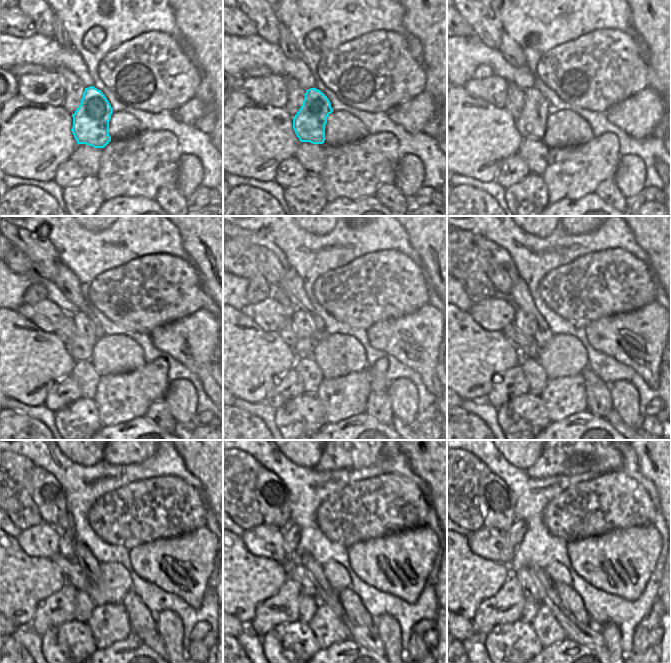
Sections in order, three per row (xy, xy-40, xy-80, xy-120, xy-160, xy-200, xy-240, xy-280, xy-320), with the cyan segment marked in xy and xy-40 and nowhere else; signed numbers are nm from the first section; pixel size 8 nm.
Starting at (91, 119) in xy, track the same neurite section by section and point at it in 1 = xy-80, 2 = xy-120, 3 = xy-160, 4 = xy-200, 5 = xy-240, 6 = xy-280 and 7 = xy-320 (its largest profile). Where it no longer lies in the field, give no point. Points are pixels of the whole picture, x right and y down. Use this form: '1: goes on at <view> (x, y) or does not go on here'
1: goes on at xy-80 (531, 123)
2: goes on at xy-120 (81, 347)
3: goes on at xy-160 (302, 322)
4: goes on at xy-200 (526, 323)
5: goes on at xy-240 (67, 543)
6: goes on at xy-280 (291, 534)
7: goes on at xy-320 (515, 534)

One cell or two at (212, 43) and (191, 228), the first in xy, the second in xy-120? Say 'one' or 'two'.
one

